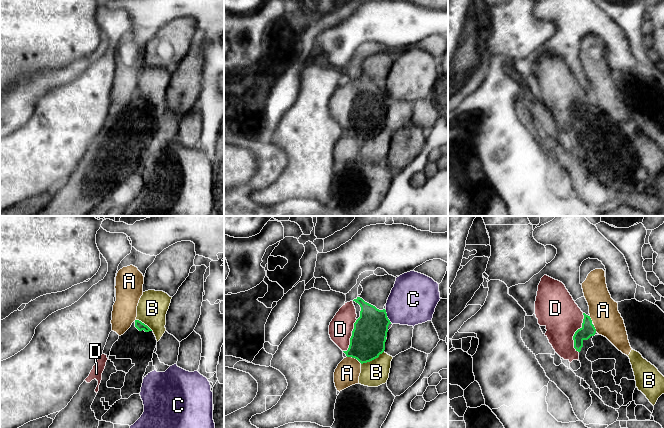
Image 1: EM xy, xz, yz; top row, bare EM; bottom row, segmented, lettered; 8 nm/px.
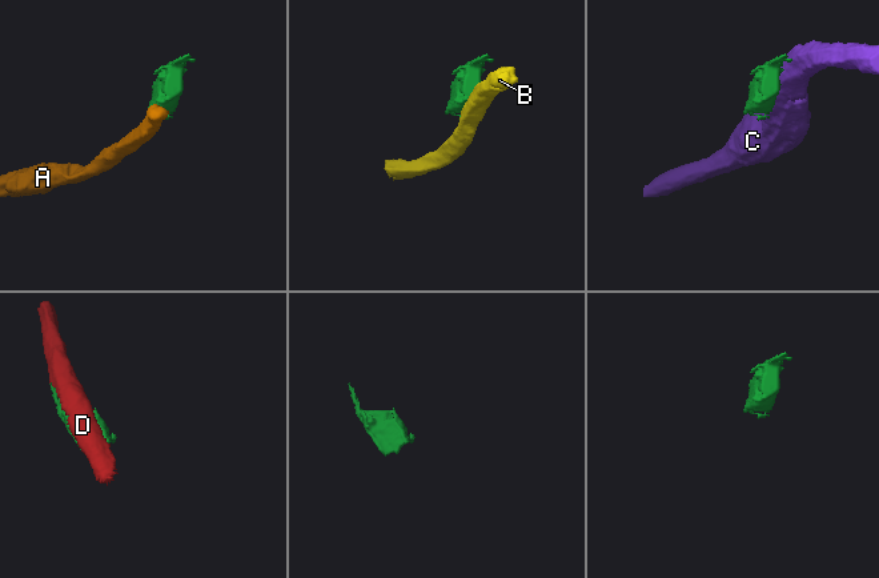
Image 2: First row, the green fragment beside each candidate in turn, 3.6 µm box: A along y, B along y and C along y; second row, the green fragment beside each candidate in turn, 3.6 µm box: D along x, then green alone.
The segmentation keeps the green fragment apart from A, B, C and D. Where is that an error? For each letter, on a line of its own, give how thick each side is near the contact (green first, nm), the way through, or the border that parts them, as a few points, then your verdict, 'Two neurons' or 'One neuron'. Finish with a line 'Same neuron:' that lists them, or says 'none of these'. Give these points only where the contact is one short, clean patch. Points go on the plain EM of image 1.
A: Thickness 280 nm (green) against 200 nm. Boundary: xz (347, 132), (354, 133), (361, 139). Two neurons
B: Thickness 280 nm (green) against 200 nm. Two neurons
C: Thickness 280 nm (green) against 380 nm. Two neurons
D: Thickness 110 nm (green) against 320 nm. One neuron
Same neuron: D

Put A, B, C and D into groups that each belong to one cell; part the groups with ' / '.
A / B / C / D

